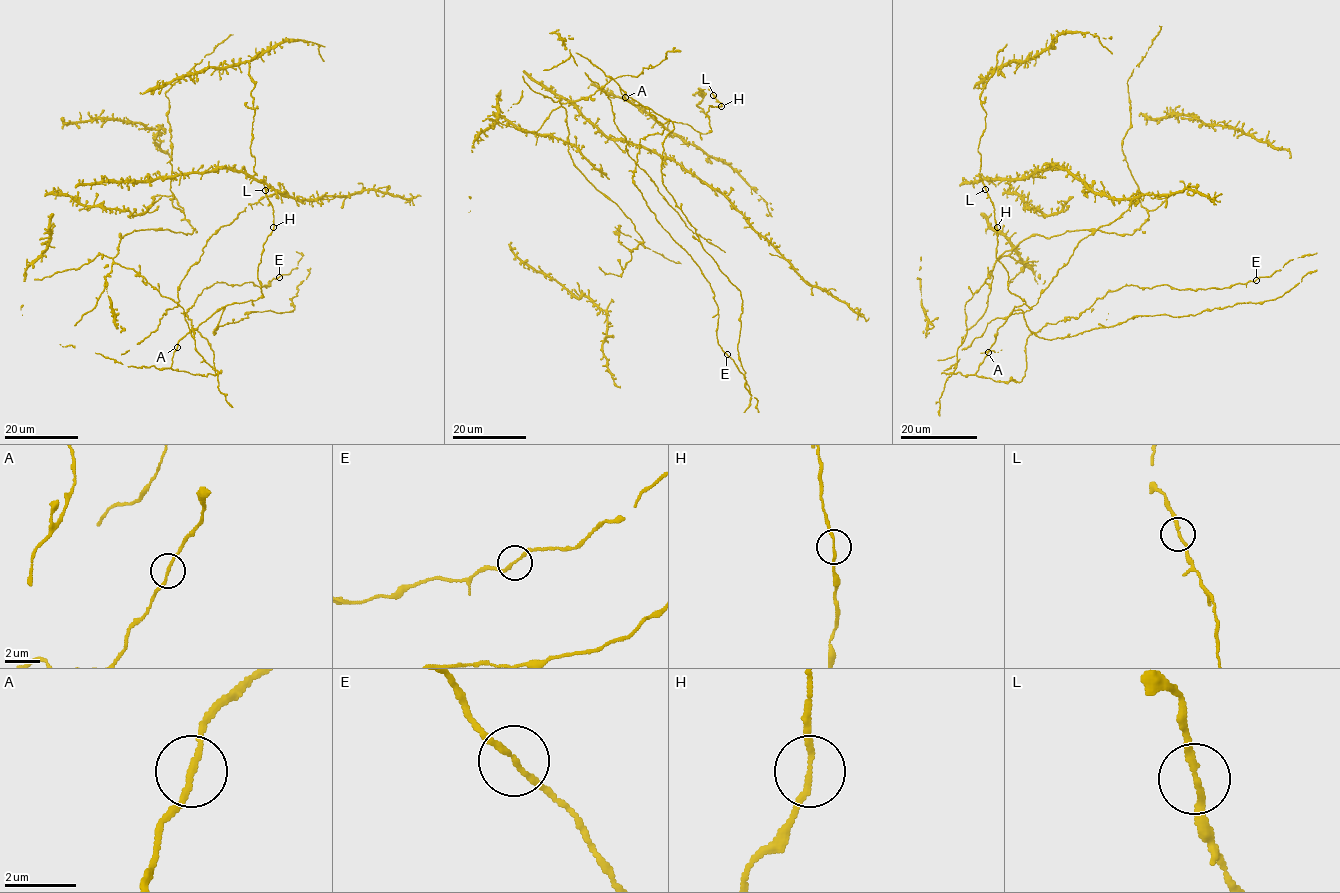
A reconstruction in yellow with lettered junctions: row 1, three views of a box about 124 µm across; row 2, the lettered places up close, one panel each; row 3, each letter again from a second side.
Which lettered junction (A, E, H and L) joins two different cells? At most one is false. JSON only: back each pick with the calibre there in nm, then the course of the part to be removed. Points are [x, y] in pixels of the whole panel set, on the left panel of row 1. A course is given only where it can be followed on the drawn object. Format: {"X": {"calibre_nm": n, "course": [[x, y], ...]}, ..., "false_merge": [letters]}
{"false_merge": []}

